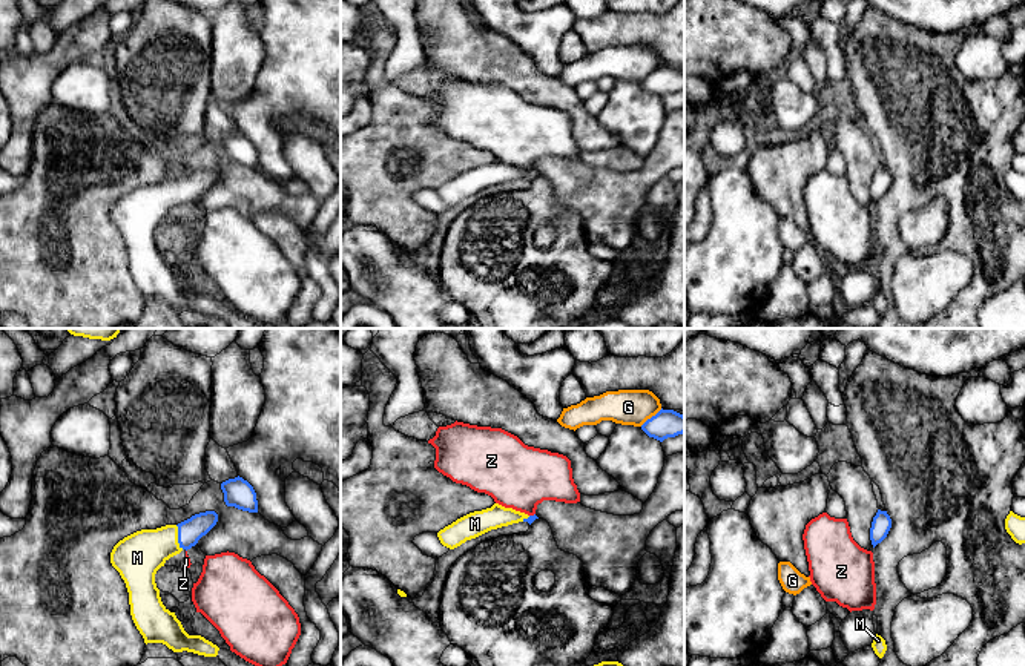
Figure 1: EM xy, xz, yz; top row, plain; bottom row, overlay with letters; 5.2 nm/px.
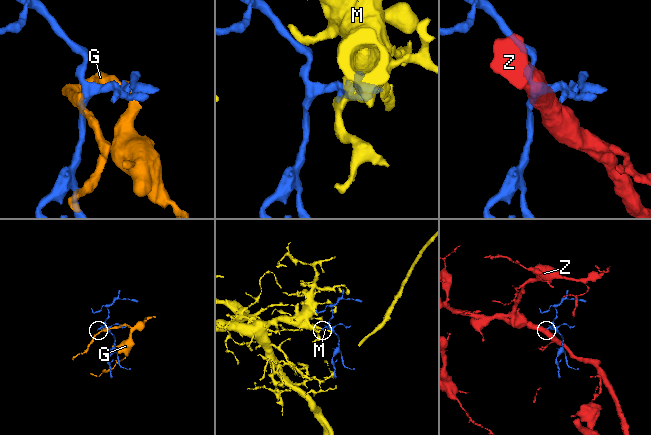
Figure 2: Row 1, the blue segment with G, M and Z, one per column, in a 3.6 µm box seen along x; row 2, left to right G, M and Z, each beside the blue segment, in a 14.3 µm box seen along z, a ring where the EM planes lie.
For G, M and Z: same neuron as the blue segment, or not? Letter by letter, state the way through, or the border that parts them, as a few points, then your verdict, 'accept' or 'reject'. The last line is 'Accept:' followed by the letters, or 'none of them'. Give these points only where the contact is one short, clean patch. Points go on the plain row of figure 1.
G: reject
M: runs through xy (189, 187), (178, 194), (152, 203), (137, 214); accept
Z: border along xz (534, 169), (530, 172); reject
Accept: M

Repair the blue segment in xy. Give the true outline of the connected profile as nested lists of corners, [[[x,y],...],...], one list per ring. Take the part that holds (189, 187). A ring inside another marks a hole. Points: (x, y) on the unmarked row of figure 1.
[[[206,167],[178,181],[137,187],[114,203],[110,219],[126,239],[130,272],[146,301],[163,299],[173,308],[187,307],[204,313],[218,312],[219,304],[216,301],[184,287],[175,269],[163,261],[155,239],[157,227],[170,213],[195,203],[216,178],[218,170]]]

